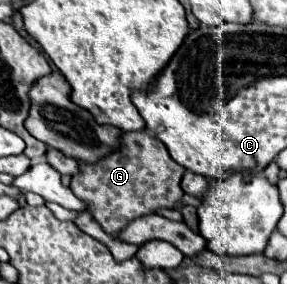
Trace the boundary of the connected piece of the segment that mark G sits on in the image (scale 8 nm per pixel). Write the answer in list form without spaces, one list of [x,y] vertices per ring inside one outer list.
[[[125,133],[121,137],[121,149],[95,165],[81,163],[81,173],[71,177],[71,191],[87,203],[87,213],[95,217],[105,233],[119,235],[131,223],[143,215],[153,215],[157,209],[177,209],[183,197],[181,177],[185,169],[175,163],[167,147],[149,133]]]

